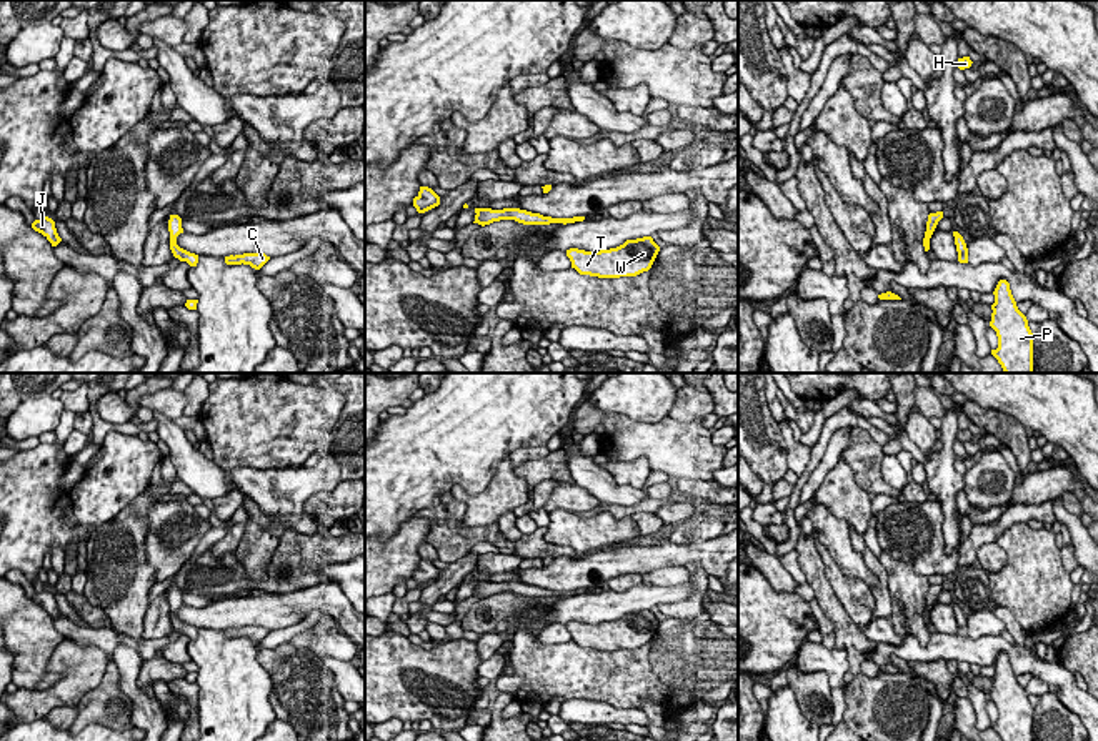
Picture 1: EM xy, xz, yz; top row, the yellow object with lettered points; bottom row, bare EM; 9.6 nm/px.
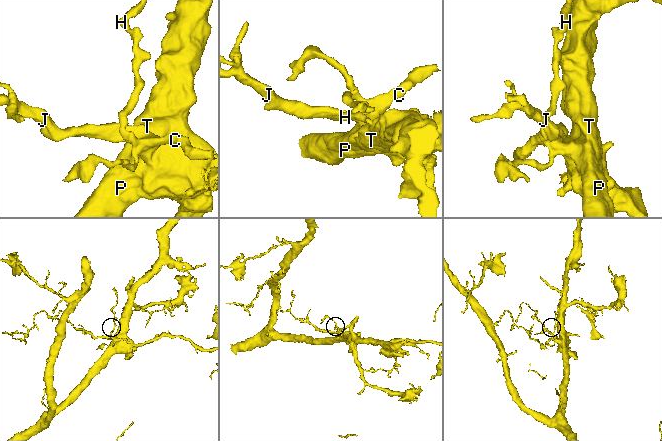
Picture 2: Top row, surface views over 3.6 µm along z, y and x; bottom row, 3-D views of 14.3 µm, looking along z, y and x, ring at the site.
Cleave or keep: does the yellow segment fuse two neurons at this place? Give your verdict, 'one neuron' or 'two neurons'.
two neurons

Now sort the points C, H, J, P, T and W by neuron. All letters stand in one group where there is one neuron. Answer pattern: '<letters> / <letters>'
C J P T W / H

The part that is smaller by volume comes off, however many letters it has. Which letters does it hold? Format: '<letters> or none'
H

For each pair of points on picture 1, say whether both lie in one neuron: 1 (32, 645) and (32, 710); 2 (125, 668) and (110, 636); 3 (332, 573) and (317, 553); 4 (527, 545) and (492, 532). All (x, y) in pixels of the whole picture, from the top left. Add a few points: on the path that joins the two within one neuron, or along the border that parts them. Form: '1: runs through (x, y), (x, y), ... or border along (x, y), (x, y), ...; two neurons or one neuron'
1: border along (52, 655), (60, 676), (19, 688); two neurons
2: border along (110, 653), (120, 645), (130, 645), (144, 660); two neurons
3: border along (330, 563), (320, 581); two neurons
4: border along (515, 543), (512, 553); two neurons

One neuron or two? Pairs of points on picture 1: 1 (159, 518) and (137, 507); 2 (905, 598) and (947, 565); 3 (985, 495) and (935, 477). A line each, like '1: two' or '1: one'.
1: two
2: two
3: two

